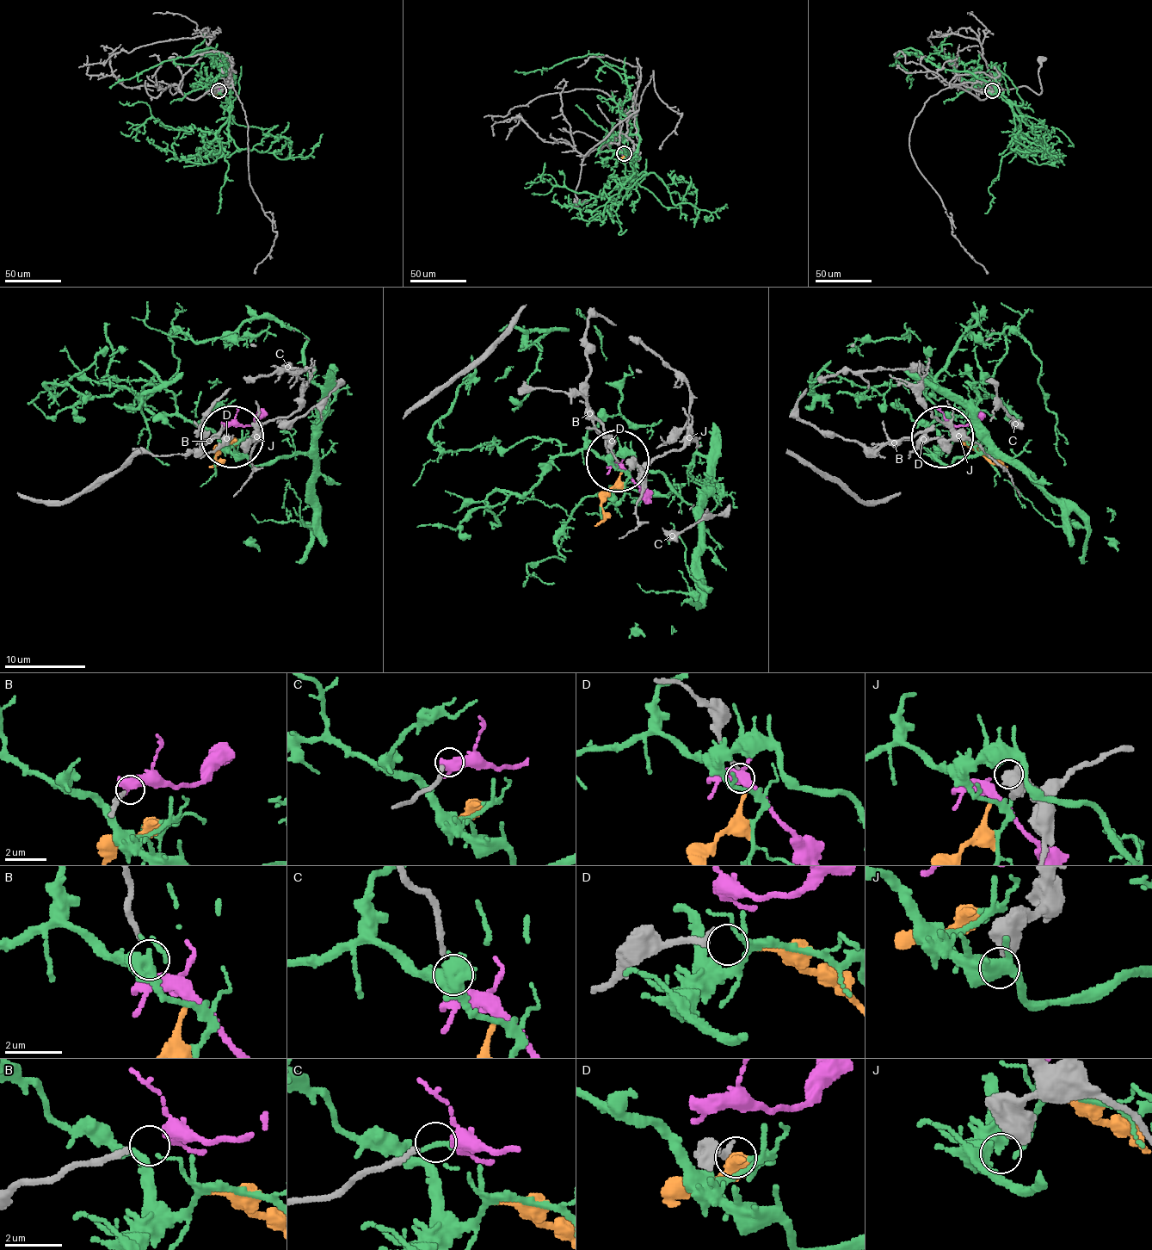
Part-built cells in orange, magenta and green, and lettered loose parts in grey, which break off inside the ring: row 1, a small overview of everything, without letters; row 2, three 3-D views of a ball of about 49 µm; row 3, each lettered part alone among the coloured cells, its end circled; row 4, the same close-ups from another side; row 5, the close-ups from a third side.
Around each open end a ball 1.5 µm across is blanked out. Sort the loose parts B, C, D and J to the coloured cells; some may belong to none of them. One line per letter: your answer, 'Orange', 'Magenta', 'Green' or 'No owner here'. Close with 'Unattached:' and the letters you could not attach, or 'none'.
B: No owner here
C: Magenta
D: Orange
J: No owner here
Unattached: B, J

